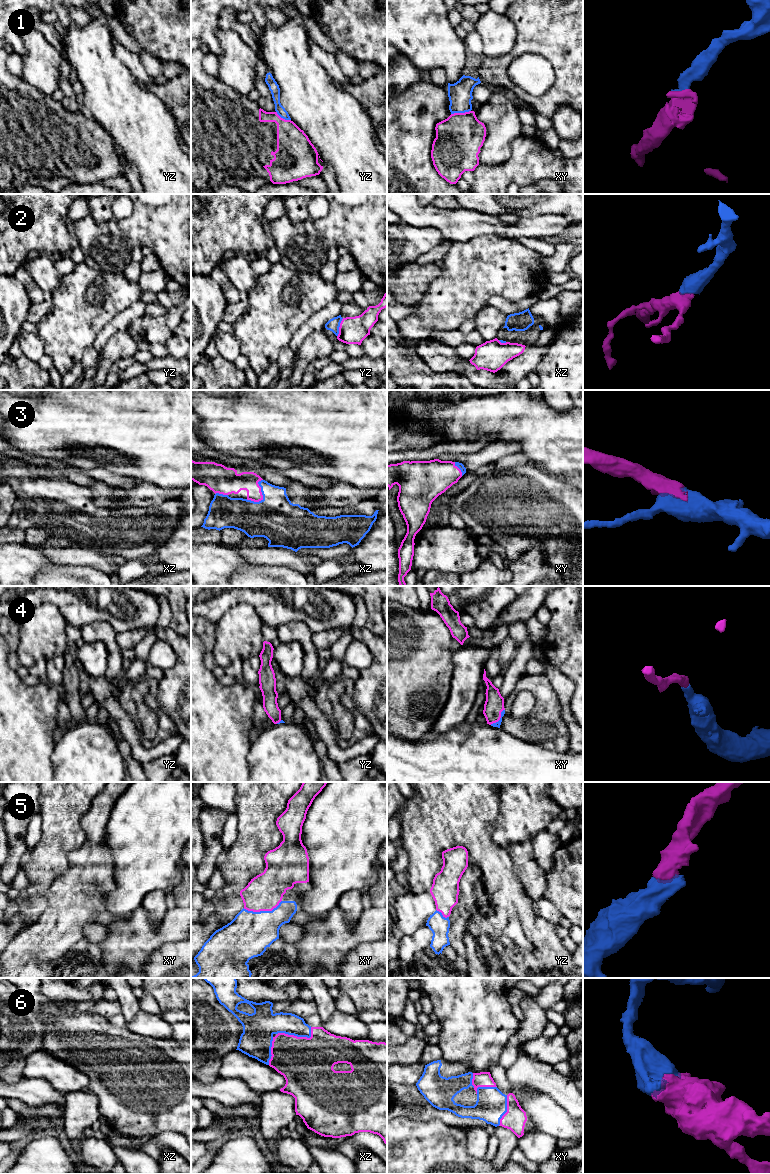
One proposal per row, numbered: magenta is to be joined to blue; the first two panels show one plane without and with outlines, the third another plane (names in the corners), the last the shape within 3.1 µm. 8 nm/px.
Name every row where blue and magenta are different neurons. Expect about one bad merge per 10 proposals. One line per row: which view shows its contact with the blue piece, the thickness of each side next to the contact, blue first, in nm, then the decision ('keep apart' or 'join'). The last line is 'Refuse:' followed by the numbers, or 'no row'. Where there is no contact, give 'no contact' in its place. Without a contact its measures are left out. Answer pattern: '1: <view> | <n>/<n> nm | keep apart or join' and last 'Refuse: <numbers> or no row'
1: xy | 190/380 nm | keep apart
2: yz | 100/220 nm | join
3: xz | 360/150 nm | join
4: xy | 50/160 nm | join
5: xy | 360/300 nm | join
6: xz | 170/420 nm | join
Refuse: 1

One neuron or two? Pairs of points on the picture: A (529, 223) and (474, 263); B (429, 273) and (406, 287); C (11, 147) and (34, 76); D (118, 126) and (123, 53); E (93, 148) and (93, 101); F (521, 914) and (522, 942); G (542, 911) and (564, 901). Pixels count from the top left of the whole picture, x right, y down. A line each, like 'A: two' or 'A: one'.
A: two
B: one
C: two
D: two
E: two
F: two
G: two

